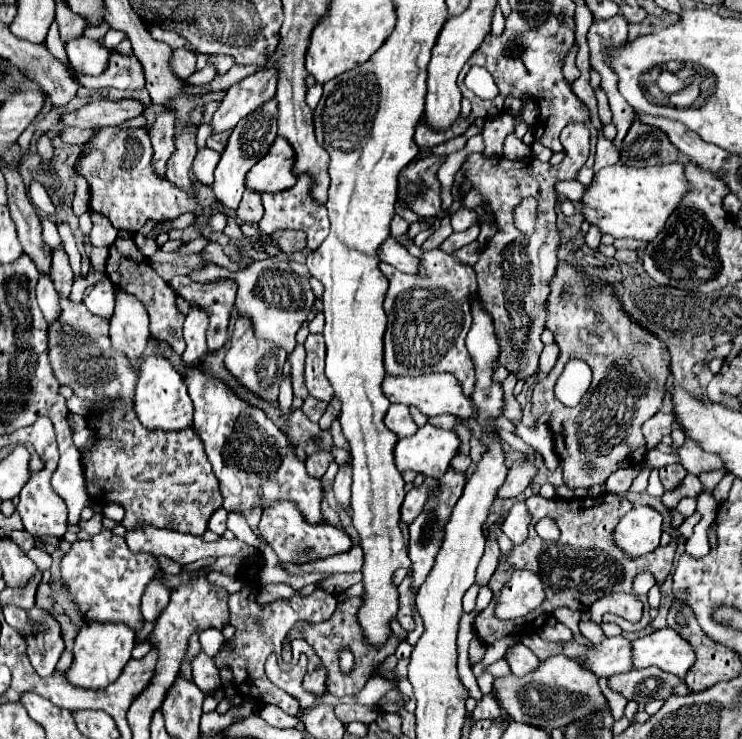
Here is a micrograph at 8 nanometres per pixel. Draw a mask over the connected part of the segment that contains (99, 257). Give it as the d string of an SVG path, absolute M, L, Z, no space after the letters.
M93 247L90 254L91 266L98 272L105 272L106 262L109 256L109 249L105 247Z

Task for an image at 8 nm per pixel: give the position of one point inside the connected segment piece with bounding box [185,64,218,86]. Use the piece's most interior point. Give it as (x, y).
(202, 77)

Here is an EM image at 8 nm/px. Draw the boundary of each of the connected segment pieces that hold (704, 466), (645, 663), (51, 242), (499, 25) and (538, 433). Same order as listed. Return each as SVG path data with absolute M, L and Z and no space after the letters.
M686 440L686 444L678 450L678 456L680 456L680 464L690 474L700 474L700 472L708 472L708 470L726 472L726 464L720 456L716 456L714 452L706 452L700 444L694 444L692 440Z
M672 628L656 630L648 636L634 640L634 668L658 666L680 678L696 664L696 652L688 640L684 640Z
M40 216L40 226L42 226L42 238L44 238L44 242L52 248L52 250L56 250L58 246L60 246L60 234L58 234L58 230L56 230L56 224L52 224L46 216Z
M499 5L496 6L493 17L492 17L492 24L491 24L491 33L495 36L499 36L503 30L505 25L505 18L501 11Z
M536 422L532 428L528 430L517 430L515 425L514 434L520 436L524 442L532 444L544 458L546 466L550 470L556 470L558 468L558 456L554 454L554 440L552 440L552 432L548 428L546 422Z

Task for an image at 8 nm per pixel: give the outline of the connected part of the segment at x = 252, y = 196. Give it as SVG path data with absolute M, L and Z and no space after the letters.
M248 190L244 192L242 196L242 202L236 210L236 216L240 222L258 222L264 214L264 206L262 206L262 198L260 198L260 192L254 192L254 190Z

